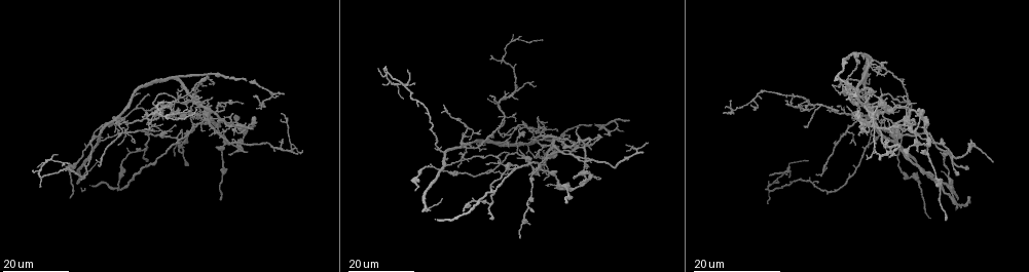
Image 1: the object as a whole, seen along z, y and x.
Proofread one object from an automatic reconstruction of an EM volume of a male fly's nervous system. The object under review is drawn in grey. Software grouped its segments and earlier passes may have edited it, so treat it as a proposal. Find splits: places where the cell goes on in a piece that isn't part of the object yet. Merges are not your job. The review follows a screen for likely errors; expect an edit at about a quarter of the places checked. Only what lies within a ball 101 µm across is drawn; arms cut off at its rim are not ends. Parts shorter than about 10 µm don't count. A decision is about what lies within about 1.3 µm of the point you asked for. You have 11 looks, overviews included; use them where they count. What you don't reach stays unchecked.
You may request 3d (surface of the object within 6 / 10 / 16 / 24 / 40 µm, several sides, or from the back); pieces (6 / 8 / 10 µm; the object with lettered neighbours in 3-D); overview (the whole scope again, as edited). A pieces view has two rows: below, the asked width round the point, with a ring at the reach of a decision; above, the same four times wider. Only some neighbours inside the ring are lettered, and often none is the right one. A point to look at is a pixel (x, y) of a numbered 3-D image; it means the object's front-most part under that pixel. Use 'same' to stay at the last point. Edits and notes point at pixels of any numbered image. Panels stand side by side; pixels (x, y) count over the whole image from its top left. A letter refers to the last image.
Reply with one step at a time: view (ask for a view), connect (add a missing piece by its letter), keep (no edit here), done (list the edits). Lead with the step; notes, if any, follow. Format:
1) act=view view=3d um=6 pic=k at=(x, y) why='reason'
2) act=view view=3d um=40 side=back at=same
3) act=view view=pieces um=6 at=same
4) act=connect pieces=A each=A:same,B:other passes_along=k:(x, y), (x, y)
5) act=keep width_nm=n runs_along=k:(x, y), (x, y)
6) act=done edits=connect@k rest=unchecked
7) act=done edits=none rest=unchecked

act=view view=3d um=16 pic=1 at=(566, 204) why='free end'

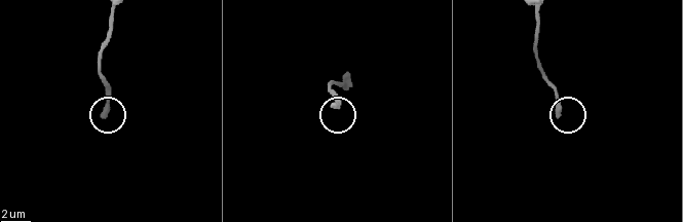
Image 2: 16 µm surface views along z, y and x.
act=view view=pieces um=10 pic=2 at=(558, 116) why='what lies round it'

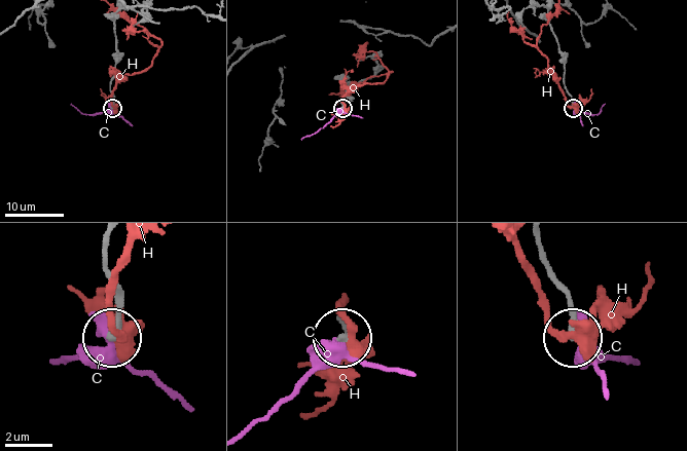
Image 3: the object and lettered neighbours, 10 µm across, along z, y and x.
act=keep each=C:other,H:other runs_along=3:(538, 239), (547, 274), (566, 298), (571, 337) found='none of them fits'

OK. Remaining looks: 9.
act=view view=3d um=24 pic=1 at=(520, 148) why='free end'

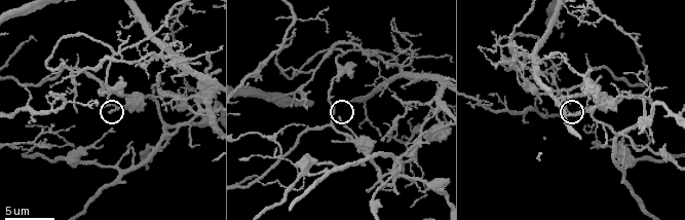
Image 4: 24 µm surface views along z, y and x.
act=view view=3d um=6 pic=4 at=(109, 111)

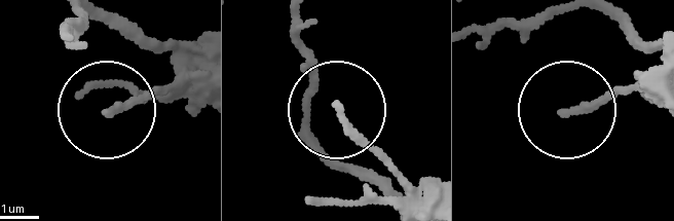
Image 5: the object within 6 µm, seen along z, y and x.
act=view view=pieces um=8 pic=5 at=(564, 112)

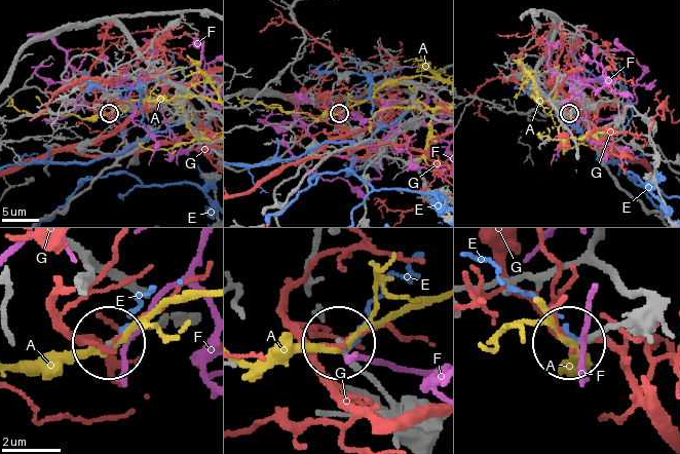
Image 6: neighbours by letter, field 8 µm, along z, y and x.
act=keep each=A:other,E:other,F:other,G:other runs_along=6:(158, 319), (109, 342) found='no lettered piece goes on from it'

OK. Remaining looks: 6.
act=view view=pieces um=10 pic=4 at=(589, 68) why='an open end'

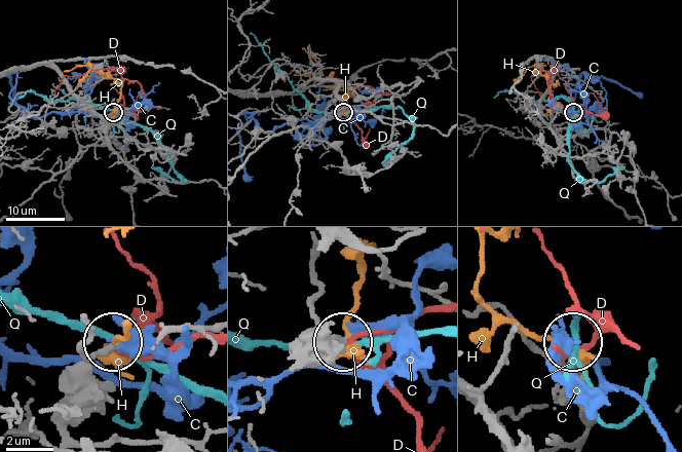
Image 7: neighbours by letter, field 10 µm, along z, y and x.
act=keep each=C:other,D:other,H:other,Q:other runs_along=7:(62, 436), (66, 389), (109, 344) found='no lettered piece goes on from it'

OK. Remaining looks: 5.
act=view view=3d um=24 pic=1 at=(956, 175) why='an open end'

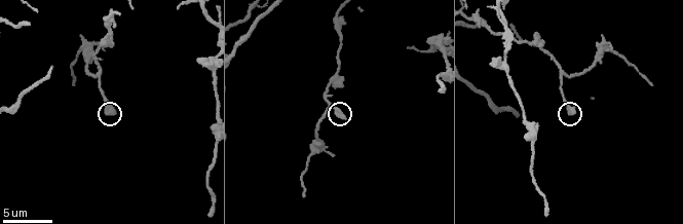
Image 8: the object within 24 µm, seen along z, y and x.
act=view view=pieces um=10 pic=8 at=(572, 114)

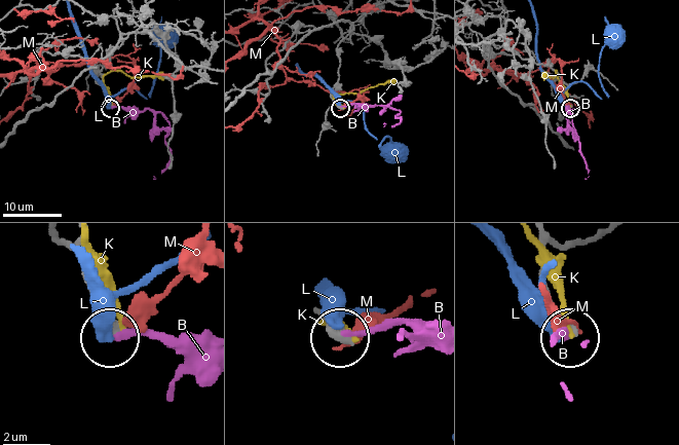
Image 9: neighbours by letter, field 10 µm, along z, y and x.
act=keep each=B:other,K:other,L:other,M:other found='none of them fits'

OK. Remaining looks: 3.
act=view view=pieces um=10 pic=4 at=(20, 85) why='tapers out'

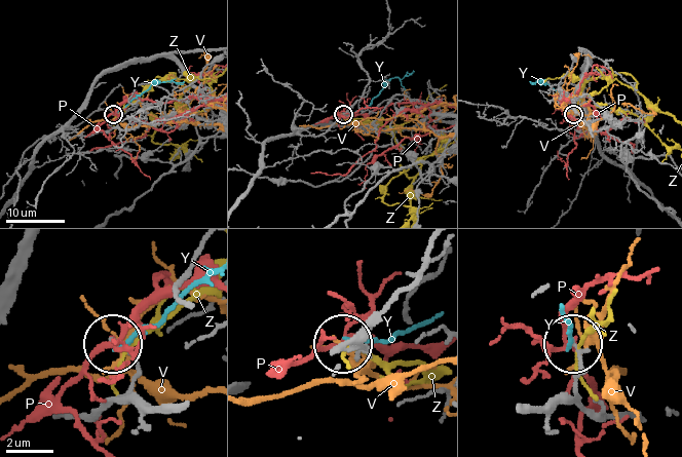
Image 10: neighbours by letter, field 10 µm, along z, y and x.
act=keep each=P:other,V:other,Y:other,Z:other found='none of them fits'

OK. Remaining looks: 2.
act=done edits=none rest=unchecked

